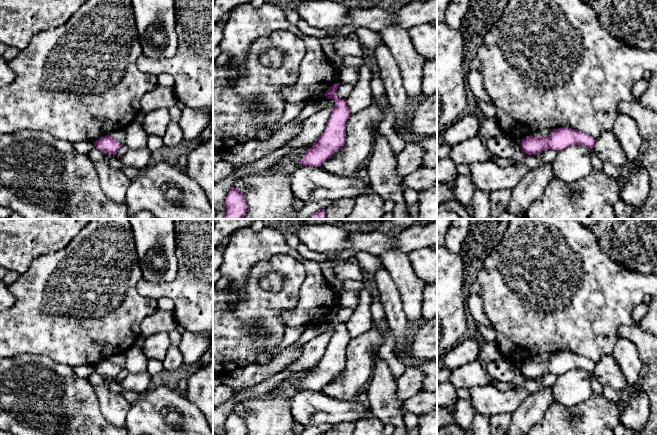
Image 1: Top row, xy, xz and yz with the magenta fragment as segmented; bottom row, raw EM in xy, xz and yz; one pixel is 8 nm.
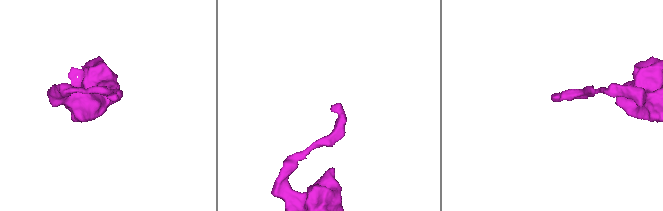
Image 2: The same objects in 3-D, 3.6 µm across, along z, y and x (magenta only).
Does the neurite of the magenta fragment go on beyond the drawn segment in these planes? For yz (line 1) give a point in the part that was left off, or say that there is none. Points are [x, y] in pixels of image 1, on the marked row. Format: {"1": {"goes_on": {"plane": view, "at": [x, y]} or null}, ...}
{"1": {"goes_on": null}}

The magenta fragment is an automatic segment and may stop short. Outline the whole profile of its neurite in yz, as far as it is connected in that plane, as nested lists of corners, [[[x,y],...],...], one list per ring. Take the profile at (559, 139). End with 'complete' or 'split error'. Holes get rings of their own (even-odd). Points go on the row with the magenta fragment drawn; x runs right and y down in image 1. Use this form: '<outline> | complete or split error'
[[[563,127],[553,129],[546,137],[527,136],[521,140],[521,150],[528,155],[536,155],[539,152],[554,149],[558,152],[572,145],[583,145],[590,149],[594,148],[596,139],[584,132]]] | complete

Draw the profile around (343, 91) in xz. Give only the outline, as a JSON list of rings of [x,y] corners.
[[[340,83],[337,88],[336,96],[341,99],[346,99],[352,92],[352,89],[353,89],[352,85]]]

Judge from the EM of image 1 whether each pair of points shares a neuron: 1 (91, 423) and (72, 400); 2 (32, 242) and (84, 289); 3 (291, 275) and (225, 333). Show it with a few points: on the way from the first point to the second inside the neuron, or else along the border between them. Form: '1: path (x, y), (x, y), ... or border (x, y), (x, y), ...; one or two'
1: path (85, 417), (74, 406); one
2: border (67, 244), (58, 250), (38, 256), (28, 269); two
3: path (283, 294), (244, 321); one

